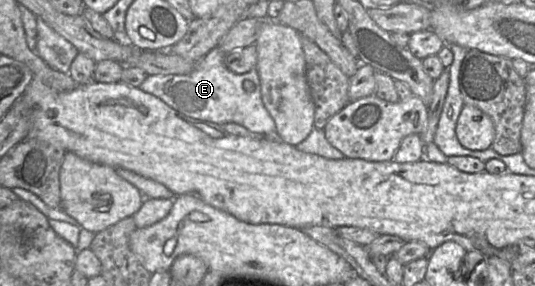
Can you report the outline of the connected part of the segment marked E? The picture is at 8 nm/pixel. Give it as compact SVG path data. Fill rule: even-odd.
M216 46L195 64L191 73L148 75L139 89L159 98L174 110L191 118L219 125L234 122L248 129L253 135L279 139L275 122L262 102L257 68L244 74L234 73L226 67L225 56L226 54ZM245 81L251 81L254 84L253 91L246 92L243 89Z

